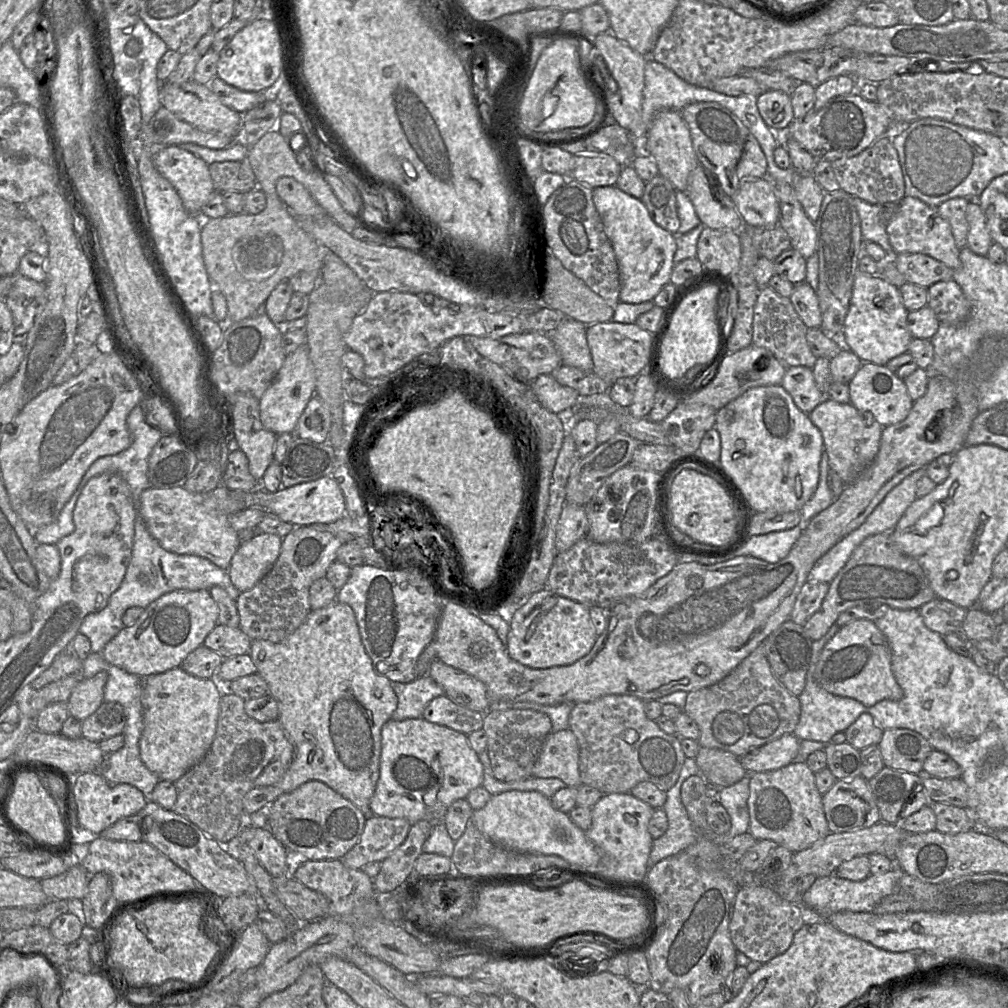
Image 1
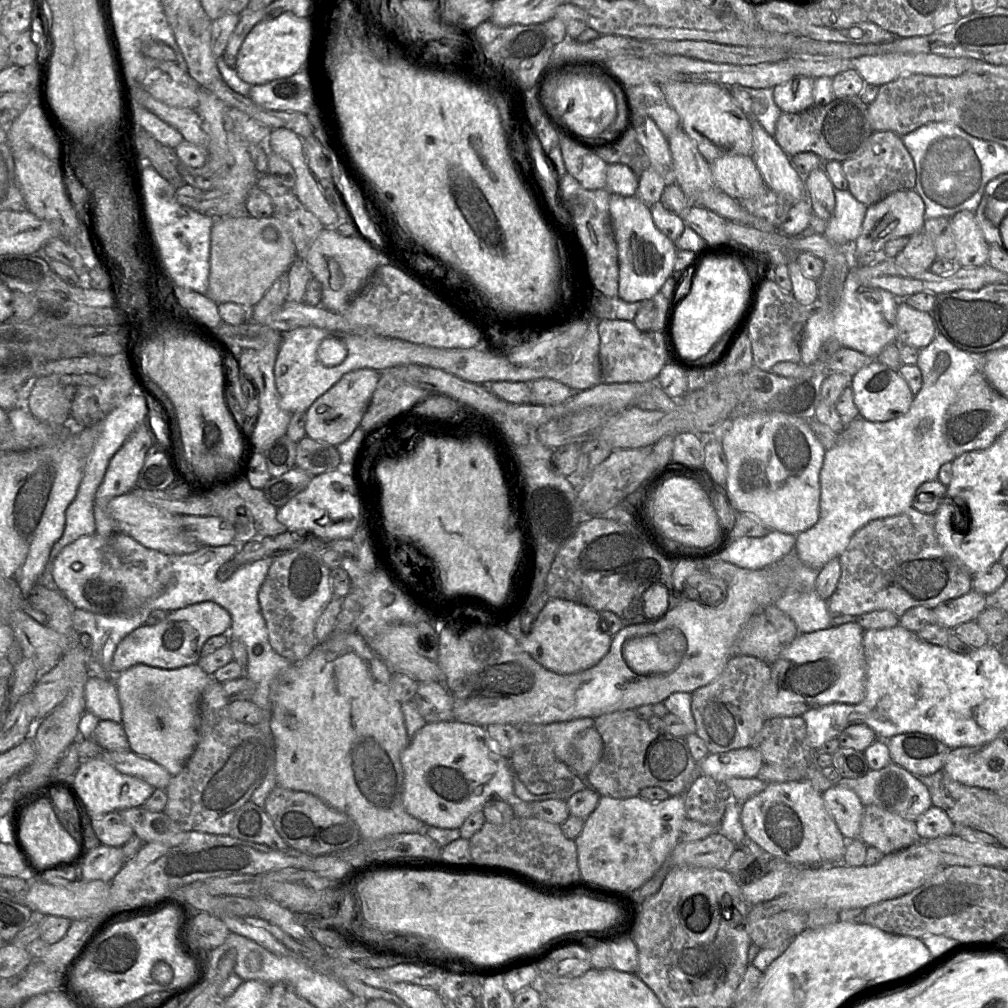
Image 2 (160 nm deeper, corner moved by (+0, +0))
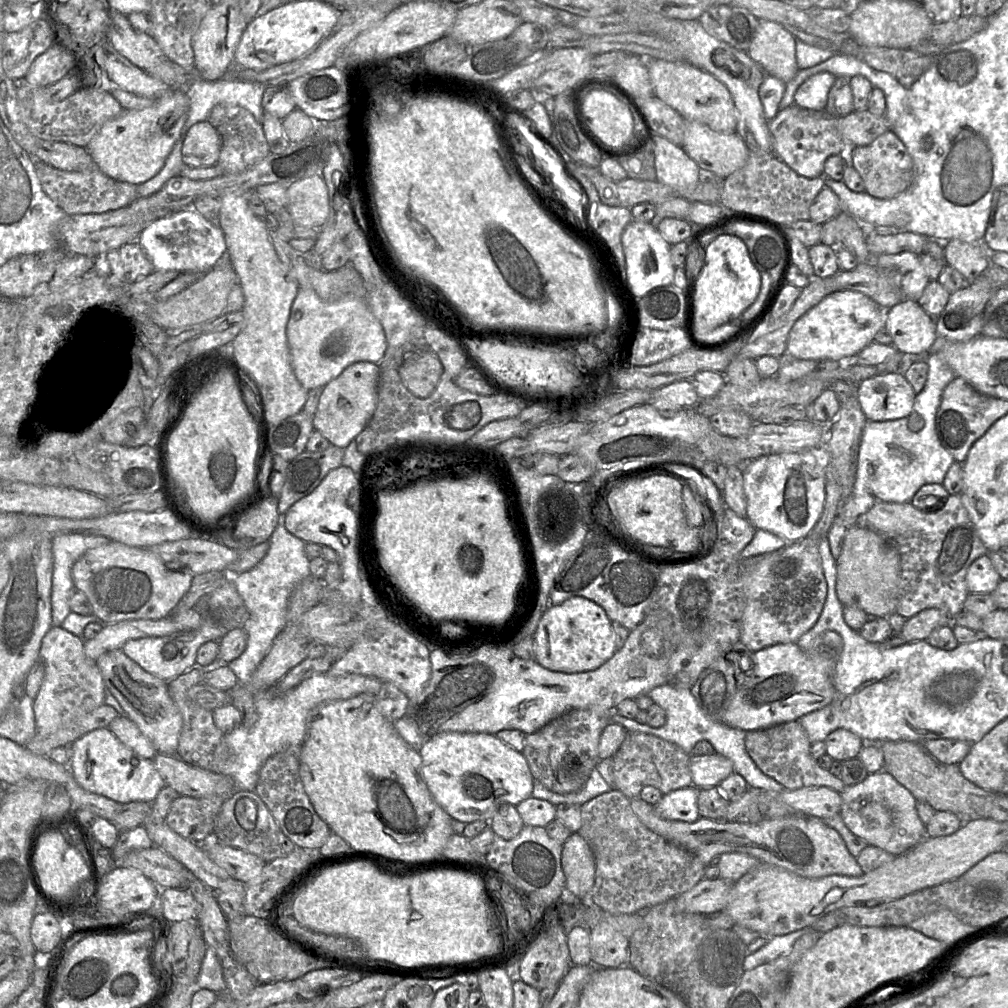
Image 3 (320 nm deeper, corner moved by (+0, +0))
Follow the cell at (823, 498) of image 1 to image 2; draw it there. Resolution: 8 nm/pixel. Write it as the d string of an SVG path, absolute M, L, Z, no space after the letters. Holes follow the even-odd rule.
M937 332L934 336L931 343L922 348L920 350L920 354L918 354L918 359L916 366L920 369L922 375L922 387L919 392L914 395L913 402L909 408L909 410L903 414L902 416L886 422L872 422L863 419L862 417L858 417L850 422L847 423L847 426L841 431L839 435L839 442L837 445L825 452L823 465L820 470L820 511L819 511L819 518L815 525L811 528L800 532L796 535L796 542L794 546L794 551L798 555L799 559L810 568L820 571L830 560L834 558L838 558L840 554L846 548L850 538L853 534L862 528L864 525L869 523L870 521L891 517L895 515L899 515L905 512L907 509L912 507L912 500L917 488L927 481L932 481L932 477L930 474L924 473L924 469L929 468L930 462L926 459L939 459L943 457L942 462L939 464L937 468L936 478L938 476L938 472L940 467L945 464L952 462L955 458L955 455L952 449L949 447L945 435L944 435L944 422L945 422L945 415L947 413L948 408L955 400L958 391L960 388L965 384L967 379L976 372L981 372L983 369L983 365L985 362L985 353L974 353L974 352L967 352L957 348L953 345L945 336L941 333Z

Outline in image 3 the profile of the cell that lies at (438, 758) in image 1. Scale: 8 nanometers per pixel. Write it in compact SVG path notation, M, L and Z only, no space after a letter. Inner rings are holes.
M440 733L427 738L419 754L422 777L428 790L454 820L490 822L501 805L516 806L531 797L534 778L526 758L495 734Z

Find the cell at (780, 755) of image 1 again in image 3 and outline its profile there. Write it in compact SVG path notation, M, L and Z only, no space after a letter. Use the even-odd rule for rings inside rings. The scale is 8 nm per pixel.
M714 753L711 755L691 755L690 771L692 785L701 788L712 788L719 785L734 772L730 759Z

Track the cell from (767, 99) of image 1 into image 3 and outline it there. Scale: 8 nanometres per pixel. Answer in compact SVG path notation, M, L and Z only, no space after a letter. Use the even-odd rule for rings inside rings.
M829 72L810 76L795 92L794 105L812 111L824 111L835 81L836 76Z

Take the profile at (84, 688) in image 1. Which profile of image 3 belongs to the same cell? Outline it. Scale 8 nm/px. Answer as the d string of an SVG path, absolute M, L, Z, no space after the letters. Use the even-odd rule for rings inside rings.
M108 728L92 730L71 745L69 769L76 782L86 791L105 796L118 804L134 801L152 803L165 783L152 759L139 757Z

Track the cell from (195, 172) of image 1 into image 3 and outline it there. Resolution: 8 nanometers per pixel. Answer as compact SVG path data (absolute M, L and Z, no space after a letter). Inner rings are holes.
M208 121L190 127L183 136L182 157L187 166L207 168L216 165L222 148L222 139L217 129Z

